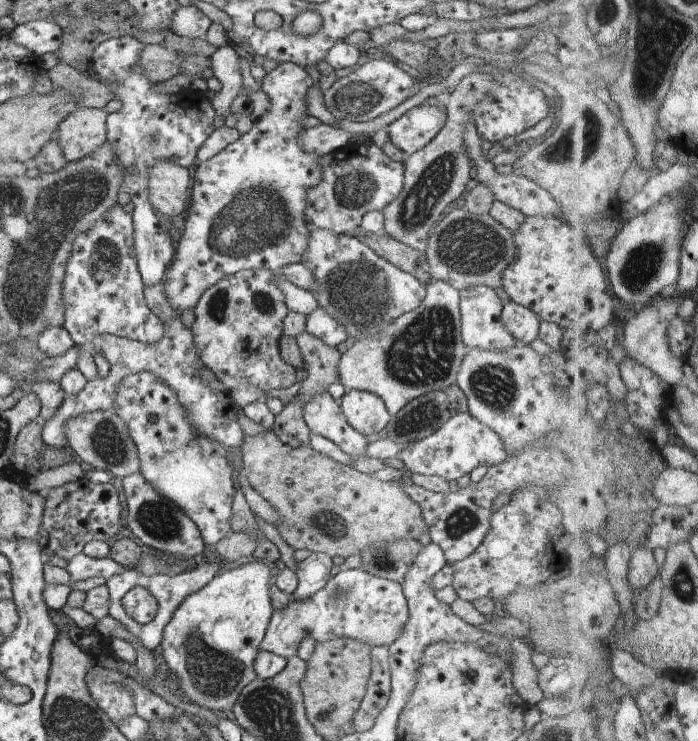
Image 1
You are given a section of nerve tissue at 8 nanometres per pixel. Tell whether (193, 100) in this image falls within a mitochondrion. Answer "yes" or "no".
no

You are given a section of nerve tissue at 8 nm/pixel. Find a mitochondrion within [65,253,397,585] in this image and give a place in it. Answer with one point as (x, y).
(159, 520)

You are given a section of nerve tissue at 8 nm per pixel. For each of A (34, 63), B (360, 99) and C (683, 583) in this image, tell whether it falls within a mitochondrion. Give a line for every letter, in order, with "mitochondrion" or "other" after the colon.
A: other
B: mitochondrion
C: mitochondrion

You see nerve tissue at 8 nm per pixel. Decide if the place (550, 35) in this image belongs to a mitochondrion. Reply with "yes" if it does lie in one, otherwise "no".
no

